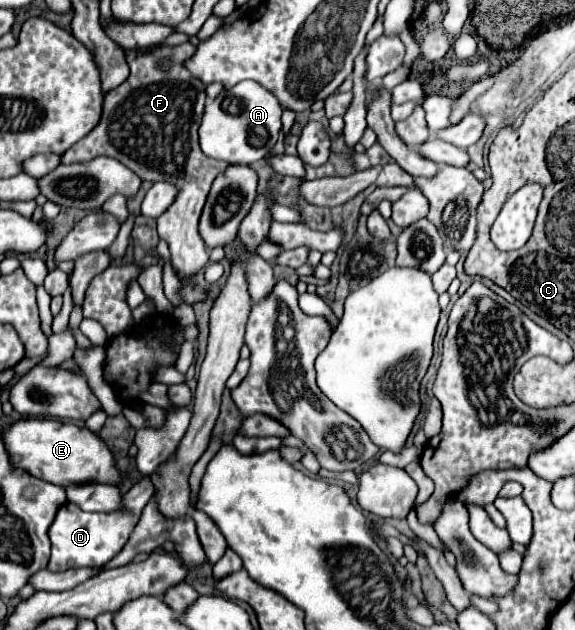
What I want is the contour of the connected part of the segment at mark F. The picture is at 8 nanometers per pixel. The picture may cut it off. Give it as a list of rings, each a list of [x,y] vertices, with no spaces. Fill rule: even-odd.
[[[190,42],[175,47],[160,47],[140,55],[128,51],[130,77],[104,97],[102,119],[84,141],[62,155],[62,163],[80,163],[94,157],[112,157],[132,169],[142,181],[166,181],[178,187],[176,203],[158,217],[158,235],[168,243],[172,265],[180,275],[192,277],[208,263],[206,245],[198,233],[198,219],[214,177],[226,169],[224,161],[210,159],[198,145],[198,127],[204,113],[204,83],[192,79],[184,61],[196,53]],[[160,59],[170,61],[170,69],[160,69]]]

